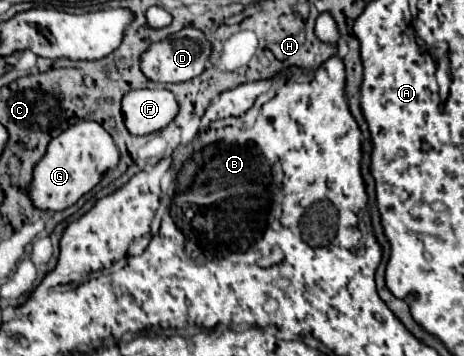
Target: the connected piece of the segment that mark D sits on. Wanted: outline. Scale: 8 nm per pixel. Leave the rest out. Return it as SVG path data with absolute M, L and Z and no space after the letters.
M186 27L174 37L168 37L166 41L160 41L158 45L150 45L150 49L142 55L142 71L148 79L158 83L184 83L194 77L198 77L212 55L212 43L206 39L206 35L200 29Z

